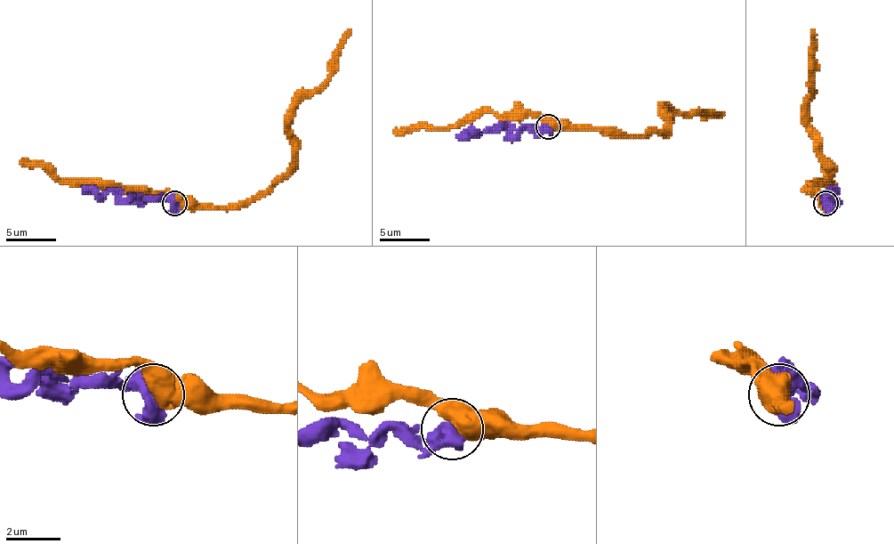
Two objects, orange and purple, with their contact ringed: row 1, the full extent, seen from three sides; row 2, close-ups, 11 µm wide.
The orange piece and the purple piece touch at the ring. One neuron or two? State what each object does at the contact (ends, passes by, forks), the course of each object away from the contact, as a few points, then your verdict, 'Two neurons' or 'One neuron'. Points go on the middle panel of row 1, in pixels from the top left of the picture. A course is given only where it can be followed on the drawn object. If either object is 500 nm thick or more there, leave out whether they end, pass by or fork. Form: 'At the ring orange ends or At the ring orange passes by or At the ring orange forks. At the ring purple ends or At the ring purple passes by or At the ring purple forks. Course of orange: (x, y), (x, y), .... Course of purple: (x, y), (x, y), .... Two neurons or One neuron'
Course of orange: (550, 127), (617, 130), (632, 134), (650, 134), (665, 125), (664, 109), (724, 115). Course of purple: (547, 127), (524, 130), (494, 127), (484, 133), (456, 137). Two neurons

